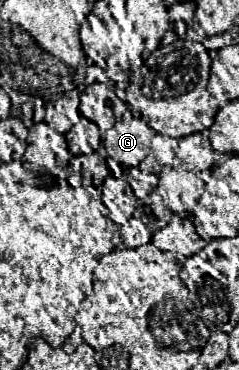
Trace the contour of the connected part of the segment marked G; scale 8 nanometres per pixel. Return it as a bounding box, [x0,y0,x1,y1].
[103,117,155,167]

